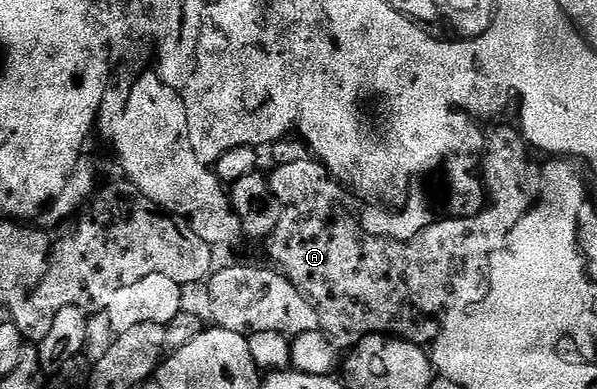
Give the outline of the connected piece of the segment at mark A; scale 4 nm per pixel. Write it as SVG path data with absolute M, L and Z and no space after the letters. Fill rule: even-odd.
M312 159L289 161L286 165L279 166L274 173L268 174L269 185L281 205L279 223L275 227L275 231L270 233L267 238L269 257L274 261L270 262L275 266L277 272L282 273L297 288L298 294L302 298L309 297L310 303L317 308L317 317L321 320L320 328L324 330L326 336L338 350L348 351L365 337L378 335L401 337L404 341L410 341L422 347L428 346L437 337L437 332L440 330L437 328L437 321L441 321L441 313L445 313L445 309L453 309L453 305L469 305L469 301L477 301L477 297L481 297L481 269L485 269L485 253L489 253L489 249L493 249L493 245L497 245L497 241L501 241L501 237L505 237L505 229L509 229L509 225L513 225L513 221L501 221L501 209L497 209L497 197L493 197L493 209L489 209L489 213L481 213L481 217L473 217L473 221L449 221L449 225L440 225L436 229L429 230L429 233L418 238L417 241L413 241L410 245L384 244L382 241L361 239L357 225L354 225L352 218L349 218L349 209L345 209L345 193L340 193L336 185L330 184L324 175L322 164ZM428 258L433 258L433 265L425 265Z

